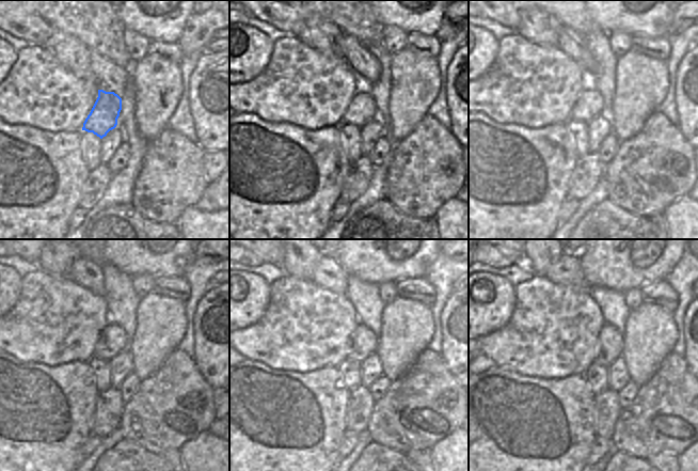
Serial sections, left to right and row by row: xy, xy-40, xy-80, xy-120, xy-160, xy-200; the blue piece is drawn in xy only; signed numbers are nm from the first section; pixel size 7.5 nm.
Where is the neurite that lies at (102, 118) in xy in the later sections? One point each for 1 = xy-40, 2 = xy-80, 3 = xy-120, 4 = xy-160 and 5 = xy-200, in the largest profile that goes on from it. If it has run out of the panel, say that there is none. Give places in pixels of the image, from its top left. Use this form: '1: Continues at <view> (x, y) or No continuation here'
1: Continues at xy-40 (361, 110)
2: Continues at xy-80 (589, 104)
3: Continues at xy-120 (113, 340)
4: Continues at xy-160 (364, 343)
5: Continues at xy-200 (611, 339)

